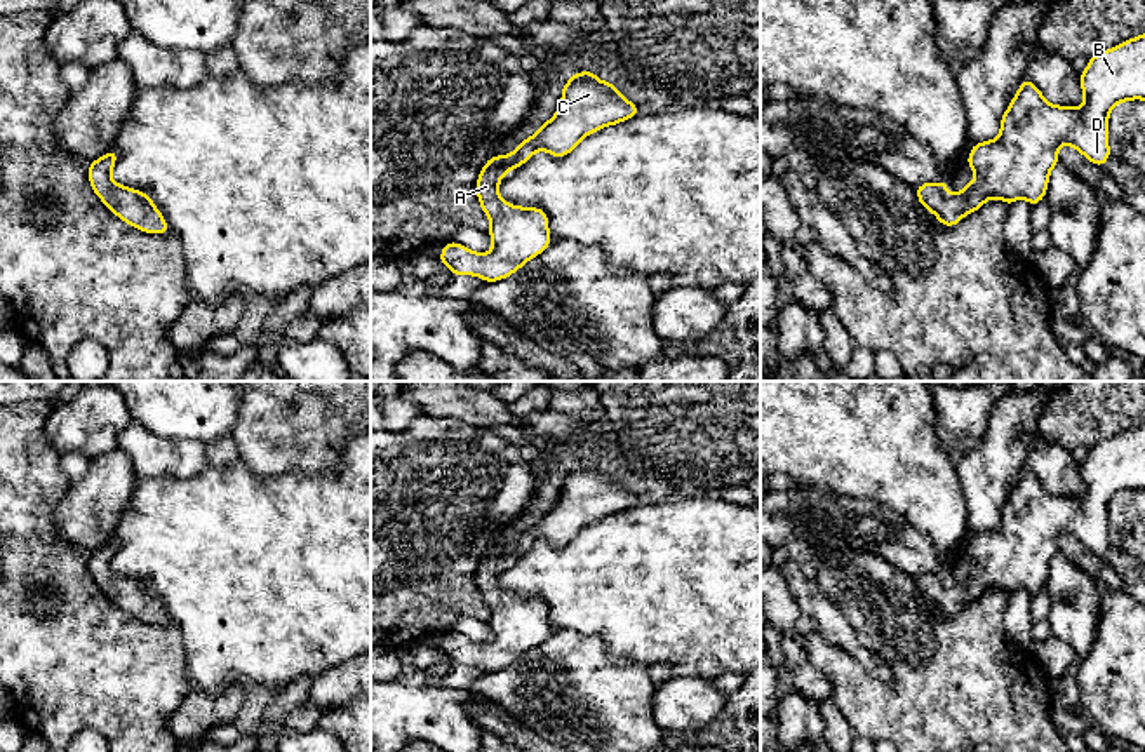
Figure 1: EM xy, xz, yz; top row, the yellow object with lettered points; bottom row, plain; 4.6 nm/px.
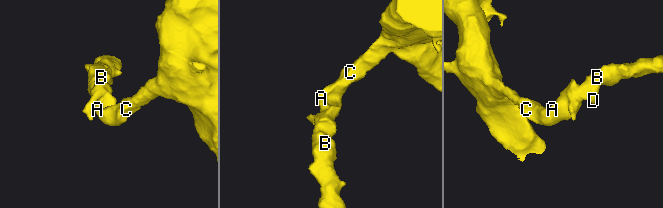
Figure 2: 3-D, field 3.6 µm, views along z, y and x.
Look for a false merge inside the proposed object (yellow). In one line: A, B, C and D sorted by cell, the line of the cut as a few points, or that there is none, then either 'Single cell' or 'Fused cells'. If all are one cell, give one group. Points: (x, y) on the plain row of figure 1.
Groups: A B C D. No split. Single cell

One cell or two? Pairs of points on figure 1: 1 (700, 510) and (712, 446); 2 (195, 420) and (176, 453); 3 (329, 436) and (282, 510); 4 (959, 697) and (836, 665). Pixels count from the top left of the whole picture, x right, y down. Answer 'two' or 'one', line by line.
1: two
2: two
3: two
4: one

